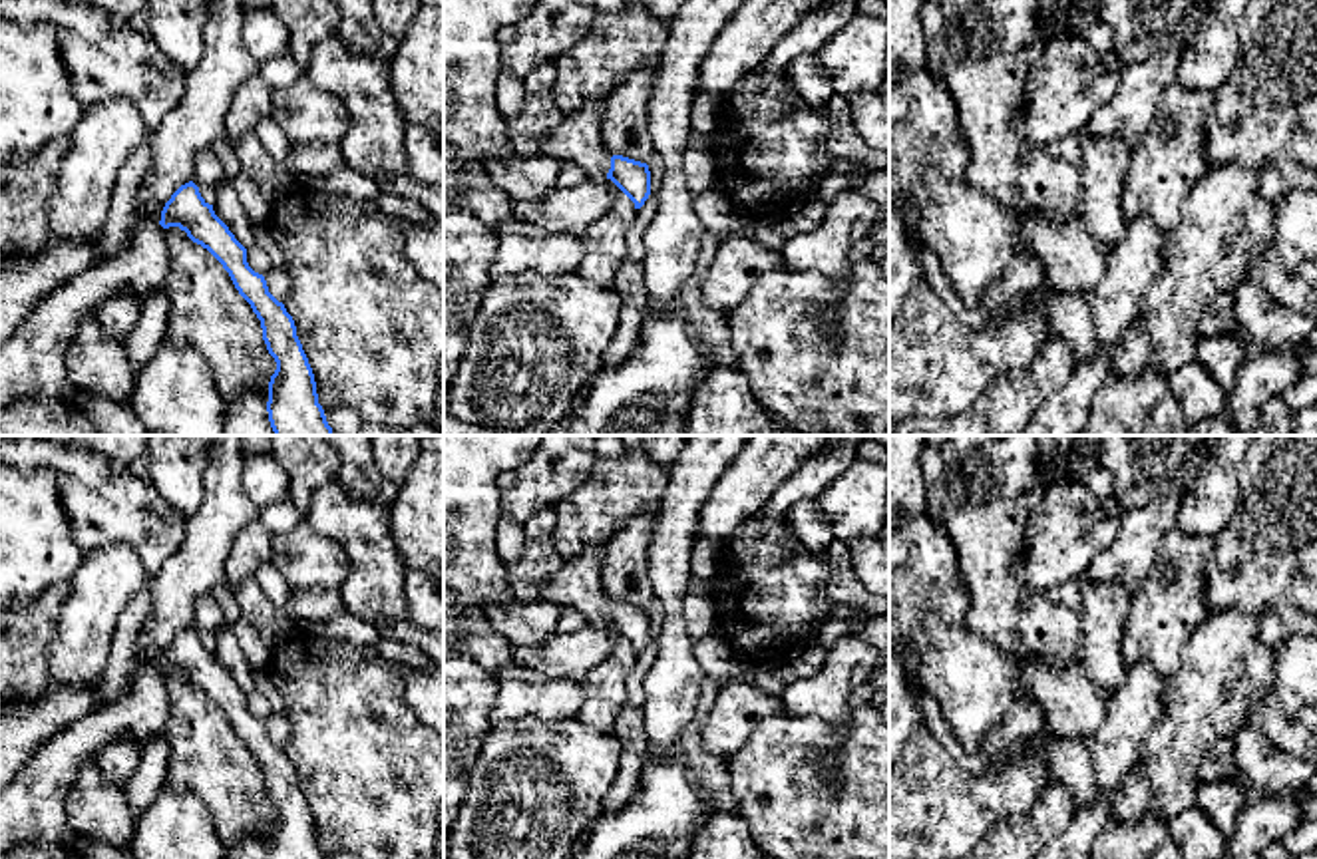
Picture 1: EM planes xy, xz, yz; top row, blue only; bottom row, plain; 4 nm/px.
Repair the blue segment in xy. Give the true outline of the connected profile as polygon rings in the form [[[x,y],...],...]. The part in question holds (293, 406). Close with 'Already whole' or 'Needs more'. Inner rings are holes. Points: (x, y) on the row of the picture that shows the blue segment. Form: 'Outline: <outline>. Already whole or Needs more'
Outline: [[[181,185],[161,211],[163,229],[179,227],[187,237],[207,249],[229,272],[239,294],[261,320],[263,340],[277,362],[269,382],[269,422],[275,435],[334,435],[318,404],[316,382],[292,316],[267,286],[263,274],[247,262],[247,249],[215,215],[199,187]]]. Already whole

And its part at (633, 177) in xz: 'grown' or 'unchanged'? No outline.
grown

